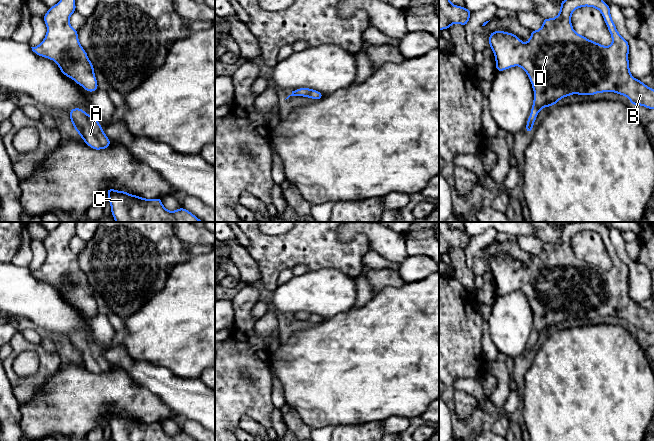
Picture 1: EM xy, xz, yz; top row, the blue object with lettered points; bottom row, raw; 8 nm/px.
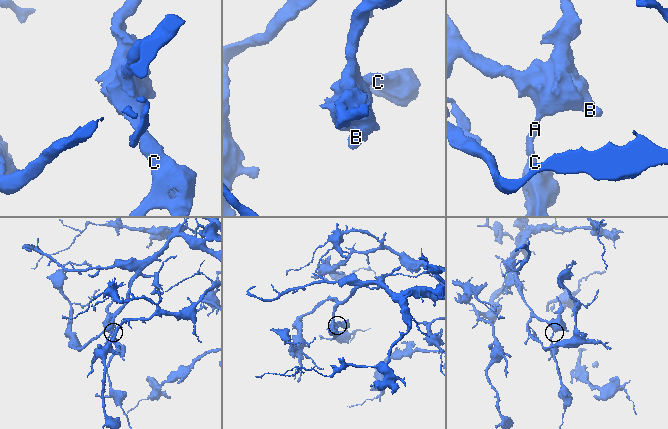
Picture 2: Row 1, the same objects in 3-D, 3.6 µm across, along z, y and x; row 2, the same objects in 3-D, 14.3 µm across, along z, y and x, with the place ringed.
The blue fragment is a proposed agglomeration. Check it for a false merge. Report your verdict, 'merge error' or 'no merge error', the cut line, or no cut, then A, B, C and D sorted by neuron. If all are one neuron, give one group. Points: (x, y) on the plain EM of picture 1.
no merge error; no cut; A B C D

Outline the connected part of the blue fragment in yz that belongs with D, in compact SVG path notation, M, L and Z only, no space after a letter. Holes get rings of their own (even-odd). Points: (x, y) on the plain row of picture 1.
M567 222L560 225L560 236L555 242L543 242L543 250L531 255L526 267L511 256L502 254L491 256L489 270L495 279L496 294L501 296L514 290L520 290L528 299L534 315L534 324L525 355L533 355L538 337L544 331L555 329L560 323L572 318L589 319L614 316L626 320L632 329L642 329L654 333L654 313L635 303L629 292L629 267L617 255L610 239L610 230L601 222ZM588 230L598 233L612 261L610 270L587 263L575 256L571 247L574 234Z

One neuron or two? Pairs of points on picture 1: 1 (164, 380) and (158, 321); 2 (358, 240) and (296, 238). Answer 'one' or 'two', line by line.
1: two
2: one

